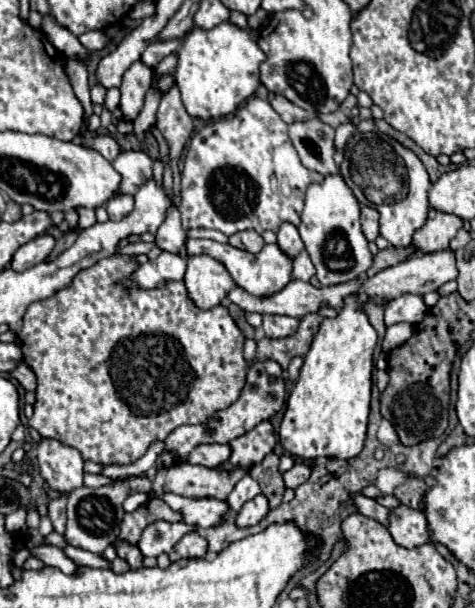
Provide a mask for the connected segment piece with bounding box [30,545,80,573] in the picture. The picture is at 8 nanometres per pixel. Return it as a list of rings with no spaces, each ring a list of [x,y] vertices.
[[[38,545],[38,547],[30,549],[30,553],[34,557],[38,557],[40,561],[44,561],[44,565],[56,567],[62,573],[78,573],[78,569],[80,569],[80,565],[76,561],[72,561],[70,557],[66,557],[66,553],[62,549],[52,547],[52,545]]]

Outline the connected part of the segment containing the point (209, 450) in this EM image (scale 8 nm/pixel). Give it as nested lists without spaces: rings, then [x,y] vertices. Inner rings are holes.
[[[198,445],[192,449],[190,457],[186,457],[192,465],[204,465],[204,467],[218,467],[222,461],[226,461],[230,455],[230,445]]]

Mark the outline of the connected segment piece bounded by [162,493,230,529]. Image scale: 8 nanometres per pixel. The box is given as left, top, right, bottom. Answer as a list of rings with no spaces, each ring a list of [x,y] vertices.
[[[162,493],[162,501],[168,503],[172,509],[180,511],[188,525],[196,525],[202,529],[218,527],[220,523],[224,523],[222,517],[226,517],[226,513],[230,513],[226,501],[214,501],[212,497],[194,501],[194,499],[174,495],[174,493]]]

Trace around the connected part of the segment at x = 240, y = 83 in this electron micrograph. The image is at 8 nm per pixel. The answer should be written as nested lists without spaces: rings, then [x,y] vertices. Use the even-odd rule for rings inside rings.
[[[224,21],[208,31],[192,27],[182,37],[182,49],[178,53],[176,65],[176,85],[182,93],[182,103],[186,111],[192,117],[202,119],[218,119],[232,113],[260,85],[258,65],[264,59],[266,55],[260,51],[250,33],[230,21]]]

